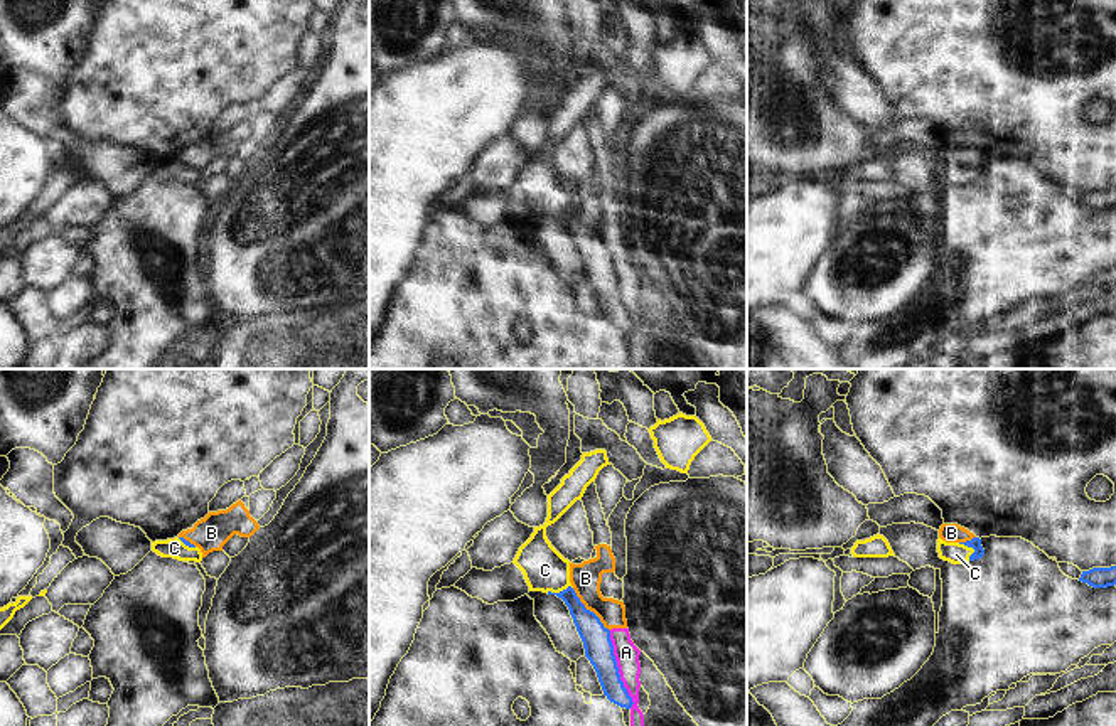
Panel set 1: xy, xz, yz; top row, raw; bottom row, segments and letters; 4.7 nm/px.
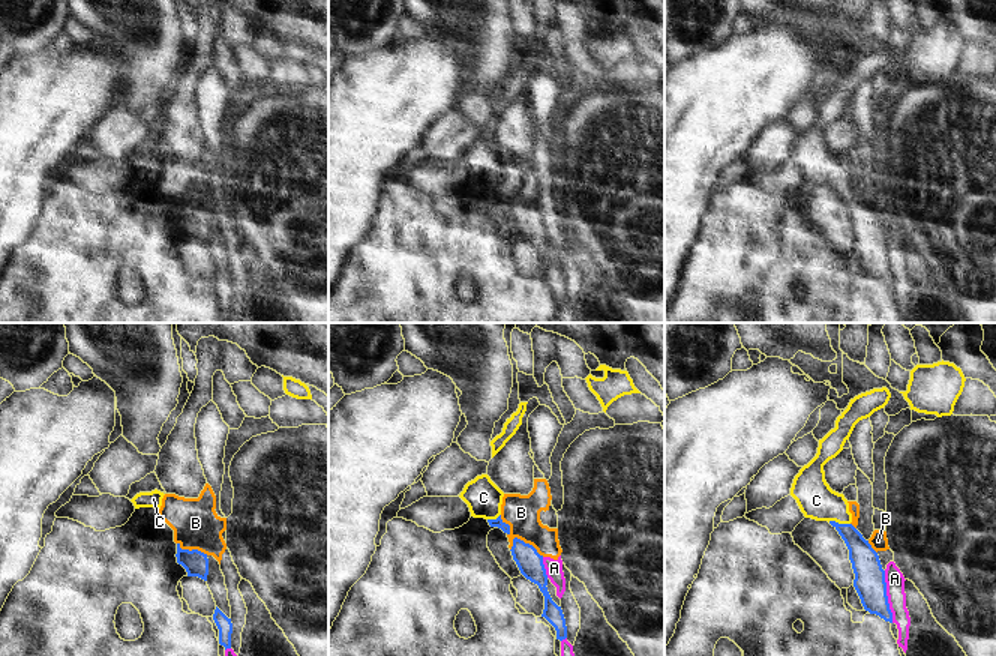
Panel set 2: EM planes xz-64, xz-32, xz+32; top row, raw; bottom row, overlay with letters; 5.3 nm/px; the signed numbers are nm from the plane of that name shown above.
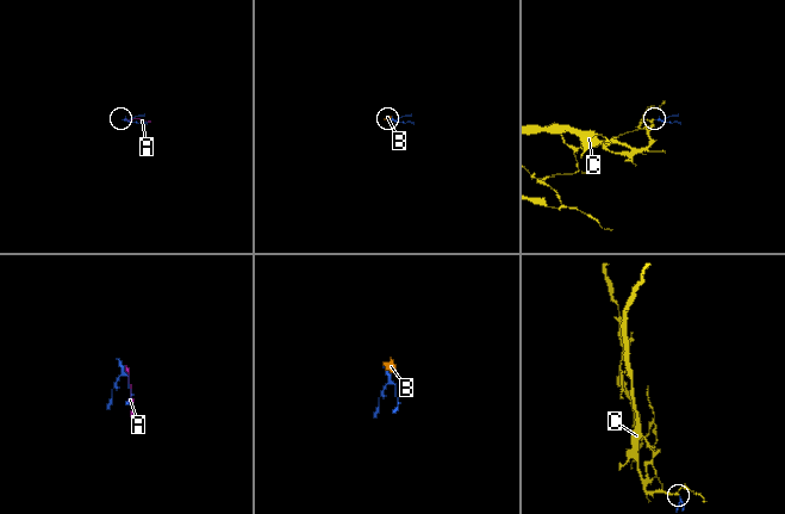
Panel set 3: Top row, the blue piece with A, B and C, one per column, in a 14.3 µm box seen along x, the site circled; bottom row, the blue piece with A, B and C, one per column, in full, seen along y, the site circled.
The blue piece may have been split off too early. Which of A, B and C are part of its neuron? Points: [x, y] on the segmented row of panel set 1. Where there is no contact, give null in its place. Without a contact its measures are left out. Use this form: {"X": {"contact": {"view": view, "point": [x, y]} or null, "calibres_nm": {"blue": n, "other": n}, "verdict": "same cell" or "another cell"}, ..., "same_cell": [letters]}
{"A": {"contact": {"view": "xz", "point": [617, 669]}, "calibres_nm": {"blue": 140, "other": 110}, "verdict": "another cell"}, "B": {"contact": {"view": "xz", "point": [589, 610]}, "calibres_nm": {"blue": 140, "other": 150}, "verdict": "another cell"}, "C": {"contact": {"view": "yz", "point": [971, 546]}, "calibres_nm": {"blue": 60, "other": 100}, "verdict": "same cell"}, "same_cell": ["C"]}

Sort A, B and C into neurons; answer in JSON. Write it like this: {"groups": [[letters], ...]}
{"groups": [["A", "B"], ["C"]]}

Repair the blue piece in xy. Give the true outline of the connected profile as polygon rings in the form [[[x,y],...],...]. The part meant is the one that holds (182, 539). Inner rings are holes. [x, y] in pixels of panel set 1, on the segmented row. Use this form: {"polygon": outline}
{"polygon": [[[174,537],[167,541],[152,542],[152,551],[162,558],[174,558],[179,561],[202,561],[202,553],[199,547],[185,541],[184,537]]]}

